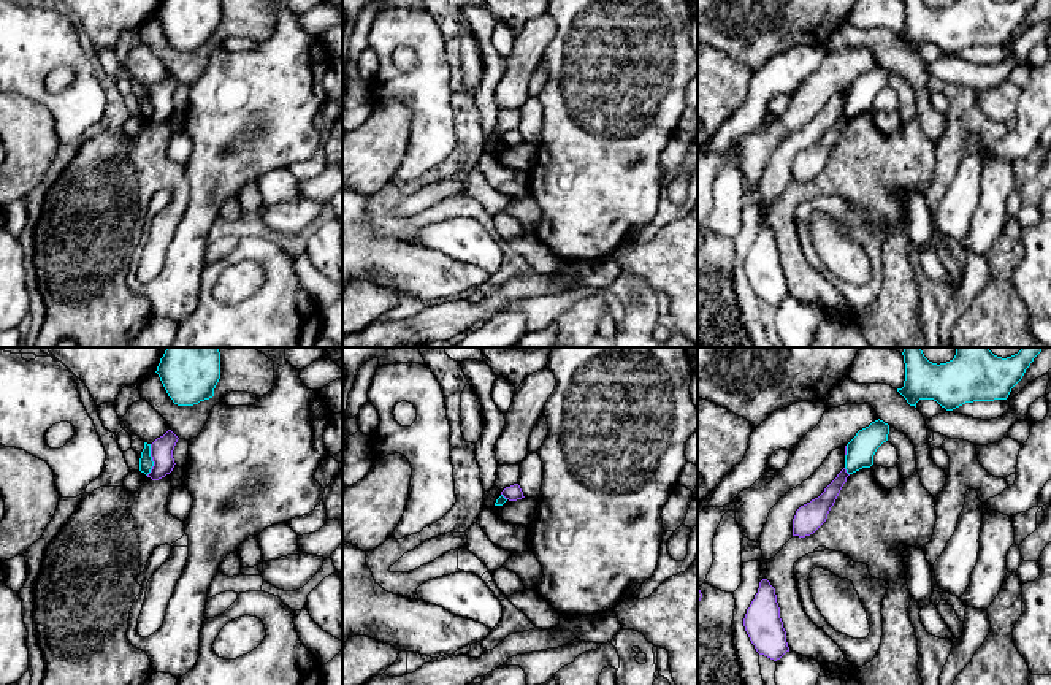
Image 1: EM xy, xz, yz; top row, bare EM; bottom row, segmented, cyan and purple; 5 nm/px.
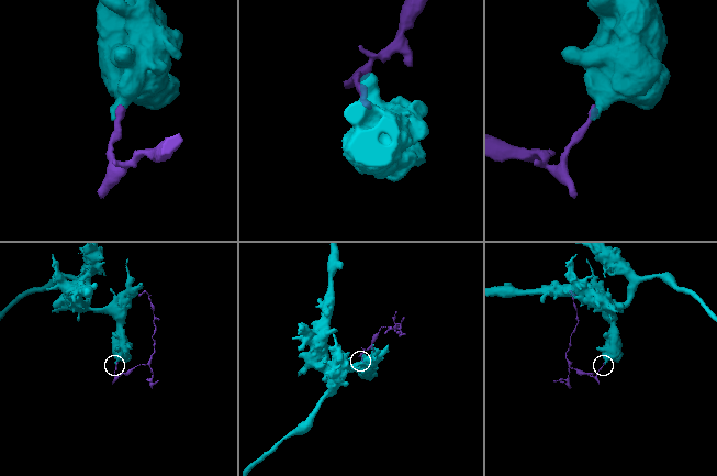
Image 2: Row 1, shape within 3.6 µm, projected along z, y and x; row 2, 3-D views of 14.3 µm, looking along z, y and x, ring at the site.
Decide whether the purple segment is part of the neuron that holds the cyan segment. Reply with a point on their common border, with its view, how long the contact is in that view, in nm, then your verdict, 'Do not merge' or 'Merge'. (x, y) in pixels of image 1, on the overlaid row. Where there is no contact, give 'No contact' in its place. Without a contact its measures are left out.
Touches cyan at xy (151, 460). Shared border 160 nm. Do not merge

